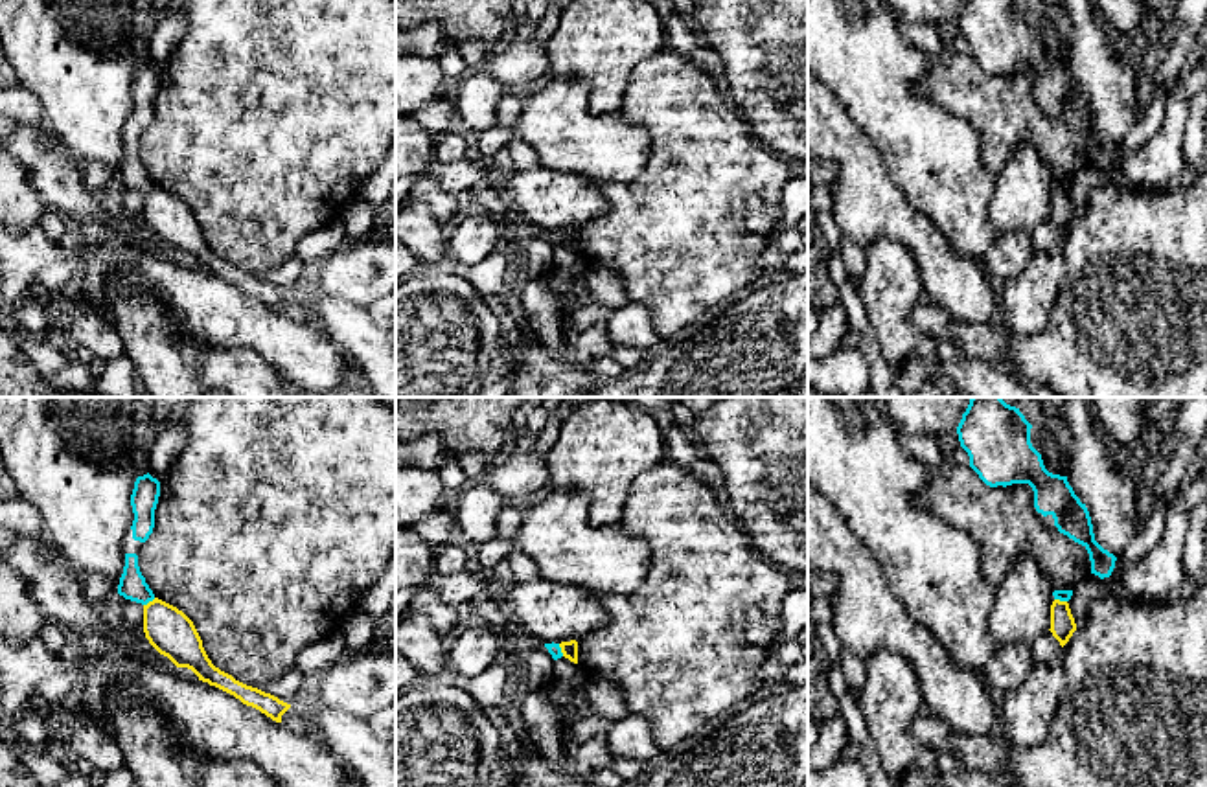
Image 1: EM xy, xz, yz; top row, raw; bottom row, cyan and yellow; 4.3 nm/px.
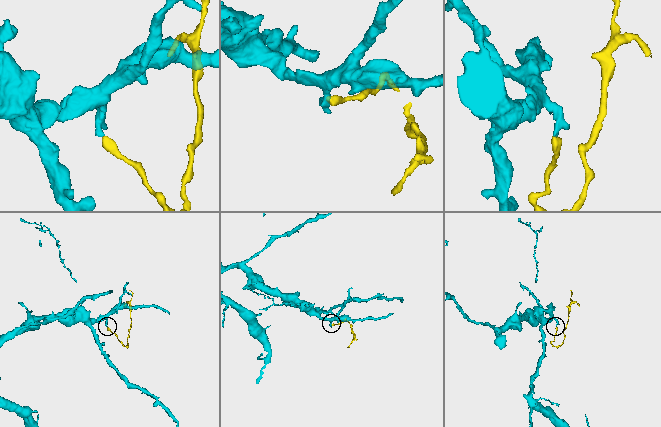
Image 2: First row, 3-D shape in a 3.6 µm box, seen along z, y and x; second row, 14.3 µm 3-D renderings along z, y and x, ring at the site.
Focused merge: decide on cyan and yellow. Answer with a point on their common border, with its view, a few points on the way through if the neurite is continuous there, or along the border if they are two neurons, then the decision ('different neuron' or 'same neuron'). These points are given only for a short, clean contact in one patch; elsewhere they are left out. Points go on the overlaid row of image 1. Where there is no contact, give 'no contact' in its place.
xy (149, 600) | along xy (155, 598), (144, 605) | different neuron

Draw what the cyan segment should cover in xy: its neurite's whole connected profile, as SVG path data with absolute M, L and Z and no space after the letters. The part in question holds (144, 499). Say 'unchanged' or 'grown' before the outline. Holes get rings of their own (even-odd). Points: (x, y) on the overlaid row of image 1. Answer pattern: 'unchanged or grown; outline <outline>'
grown; outline M149 473L138 476L131 495L131 506L134 520L123 539L125 566L120 577L118 594L125 599L147 605L155 599L153 590L145 583L145 577L138 566L138 555L142 544L149 539L155 528L155 509L160 496L160 482Z

